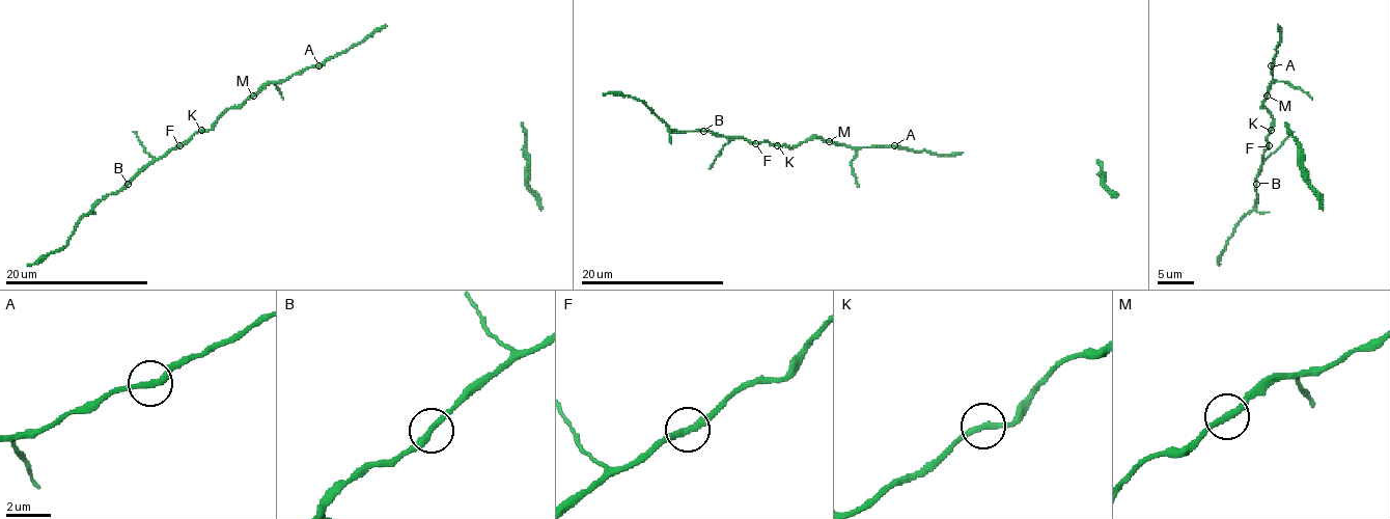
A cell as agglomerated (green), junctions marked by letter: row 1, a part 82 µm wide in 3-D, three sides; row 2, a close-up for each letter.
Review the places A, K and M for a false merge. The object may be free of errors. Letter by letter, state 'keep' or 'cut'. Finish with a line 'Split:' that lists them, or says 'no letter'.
A: keep
K: keep
M: keep
Split: no letter

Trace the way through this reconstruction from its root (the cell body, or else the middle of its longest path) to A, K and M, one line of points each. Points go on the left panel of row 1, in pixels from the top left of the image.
A: (299, 71), (318, 65)
K: (299, 71), (281, 81), (266, 83), (240, 106), (231, 106), (210, 130), (201, 130)
M: (299, 71), (281, 81), (266, 83), (253, 96)

